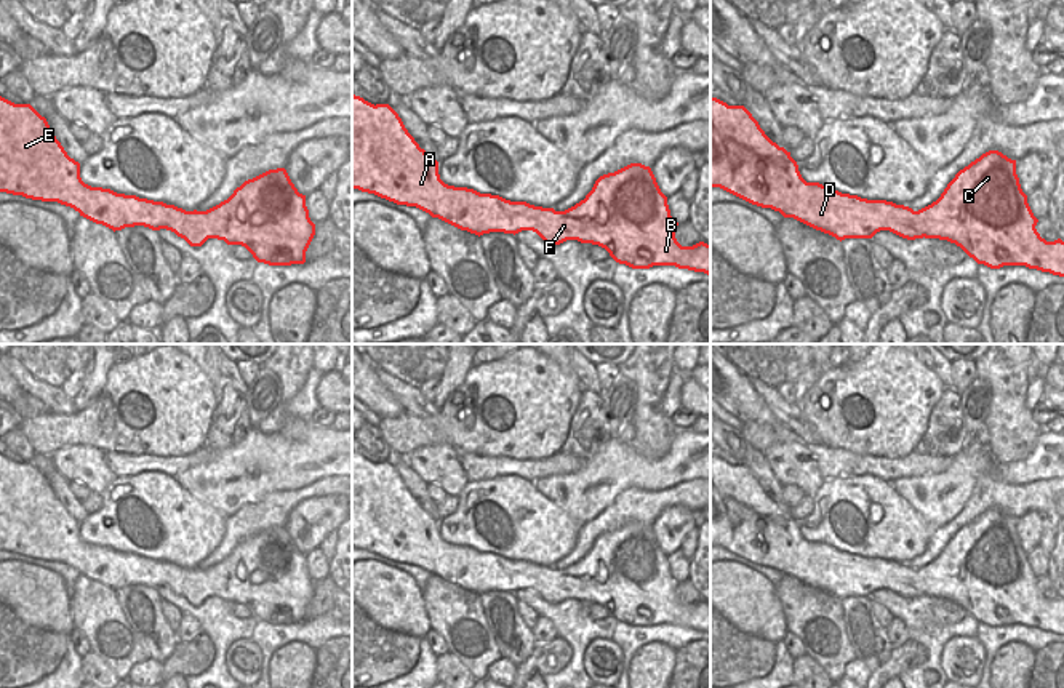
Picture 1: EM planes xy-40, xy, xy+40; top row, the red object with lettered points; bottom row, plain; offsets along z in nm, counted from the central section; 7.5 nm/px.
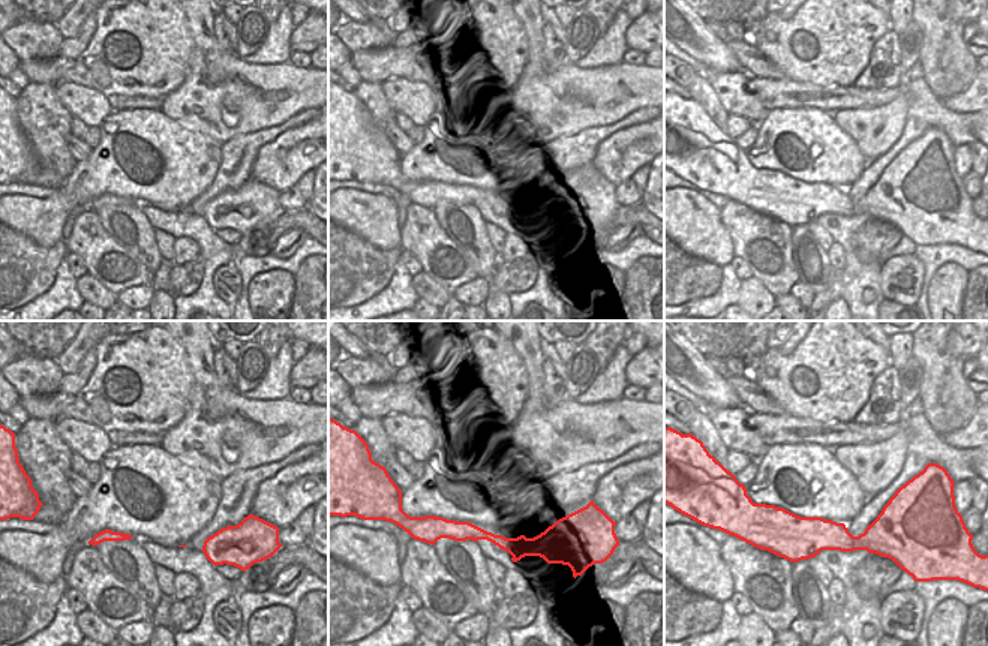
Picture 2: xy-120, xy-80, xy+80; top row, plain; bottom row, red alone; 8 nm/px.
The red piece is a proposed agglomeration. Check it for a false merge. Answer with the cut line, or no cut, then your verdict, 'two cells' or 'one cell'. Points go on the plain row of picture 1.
no cut | one cell

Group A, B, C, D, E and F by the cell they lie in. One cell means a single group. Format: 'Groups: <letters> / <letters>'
Groups: A B C D E F

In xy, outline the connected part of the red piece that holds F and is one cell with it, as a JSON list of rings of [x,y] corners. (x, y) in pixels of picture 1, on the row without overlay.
[[[352,453],[352,547],[374,552],[397,563],[416,565],[461,589],[475,594],[490,590],[536,590],[547,603],[566,598],[592,602],[632,627],[675,624],[710,634],[710,603],[699,600],[682,605],[675,597],[675,581],[667,555],[661,550],[650,525],[630,522],[614,531],[600,534],[584,558],[565,570],[510,560],[499,554],[480,552],[467,546],[448,544],[440,538],[438,520],[405,486],[389,462],[371,462]]]

